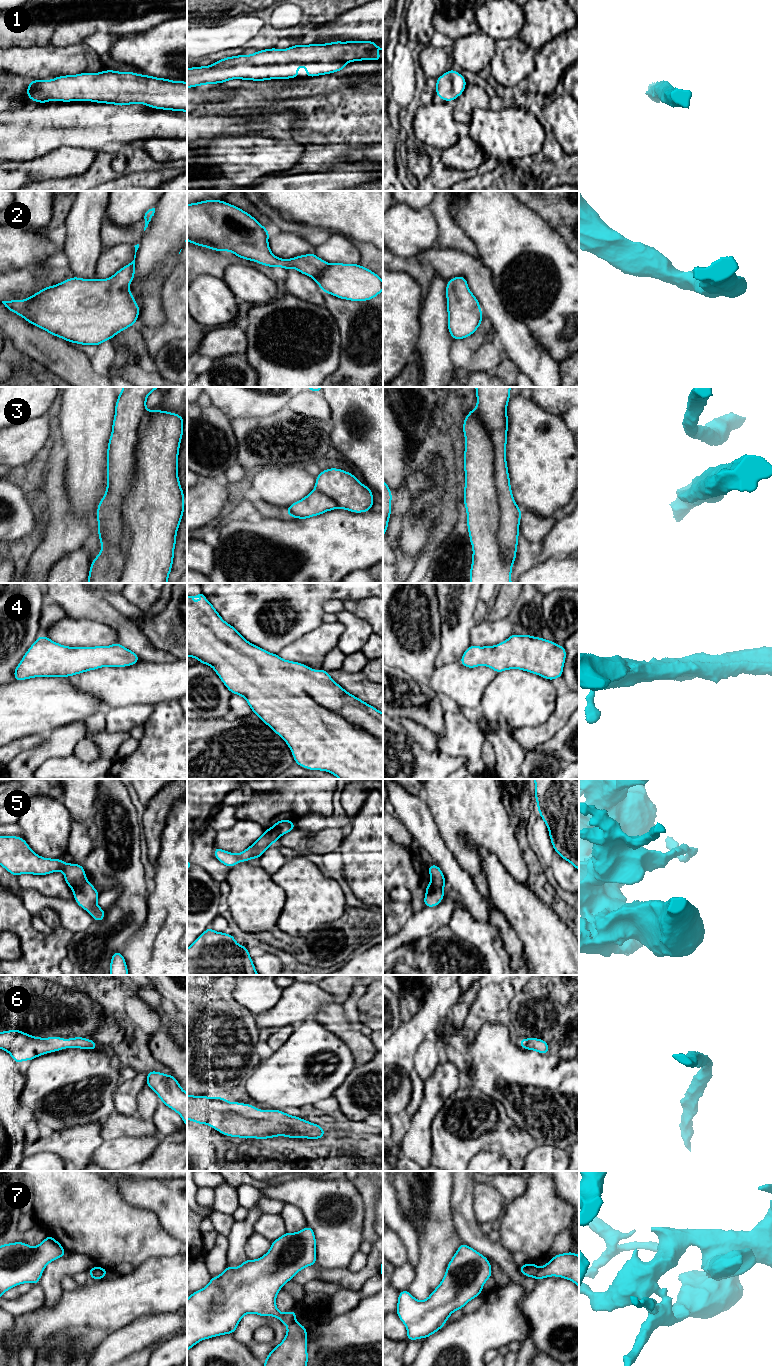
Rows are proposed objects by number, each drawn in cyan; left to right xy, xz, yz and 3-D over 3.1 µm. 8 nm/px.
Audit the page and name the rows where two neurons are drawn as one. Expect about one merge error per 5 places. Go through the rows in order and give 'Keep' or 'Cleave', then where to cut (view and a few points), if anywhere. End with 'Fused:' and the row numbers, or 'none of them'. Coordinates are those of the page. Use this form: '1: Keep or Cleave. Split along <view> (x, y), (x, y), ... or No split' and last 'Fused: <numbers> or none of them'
1: Keep. No split
2: Keep. No split
3: Keep. No split
4: Keep. No split
5: Cleave. Split along xy (85, 880), (73, 890)
6: Keep. No split
7: Cleave. Split along yz (538, 1268), (534, 1277)
Fused: 5, 7

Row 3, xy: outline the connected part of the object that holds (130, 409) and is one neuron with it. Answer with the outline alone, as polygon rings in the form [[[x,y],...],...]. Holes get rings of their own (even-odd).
[[[123,387],[119,393],[113,419],[112,433],[107,449],[107,488],[105,496],[97,507],[97,521],[99,541],[102,545],[101,552],[95,557],[90,566],[88,583],[168,583],[168,576],[172,570],[176,535],[184,514],[184,493],[178,479],[178,455],[180,442],[183,436],[184,419],[181,415],[168,411],[152,409],[146,411],[148,395],[159,387]]]

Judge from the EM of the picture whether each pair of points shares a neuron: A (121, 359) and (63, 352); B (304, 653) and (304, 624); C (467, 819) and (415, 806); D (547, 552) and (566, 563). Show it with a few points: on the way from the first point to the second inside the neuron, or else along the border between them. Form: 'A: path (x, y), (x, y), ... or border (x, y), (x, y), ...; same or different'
A: border (131, 360), (117, 368), (111, 369); different
B: border (323, 622), (284, 647); different
C: border (422, 795), (438, 832); different
D: border (565, 556), (567, 557); different

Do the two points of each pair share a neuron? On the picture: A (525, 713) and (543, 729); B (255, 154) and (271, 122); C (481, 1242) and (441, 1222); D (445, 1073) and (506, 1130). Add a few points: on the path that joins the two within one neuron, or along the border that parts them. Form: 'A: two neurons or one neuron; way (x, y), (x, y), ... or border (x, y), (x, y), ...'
A: two neurons; border (554, 708), (543, 722), (535, 726), (515, 728)
B: two neurons; border (237, 134), (260, 135)
C: two neurons; border (450, 1206), (453, 1227), (462, 1242)
D: two neurons; border (459, 1088), (442, 1104)

